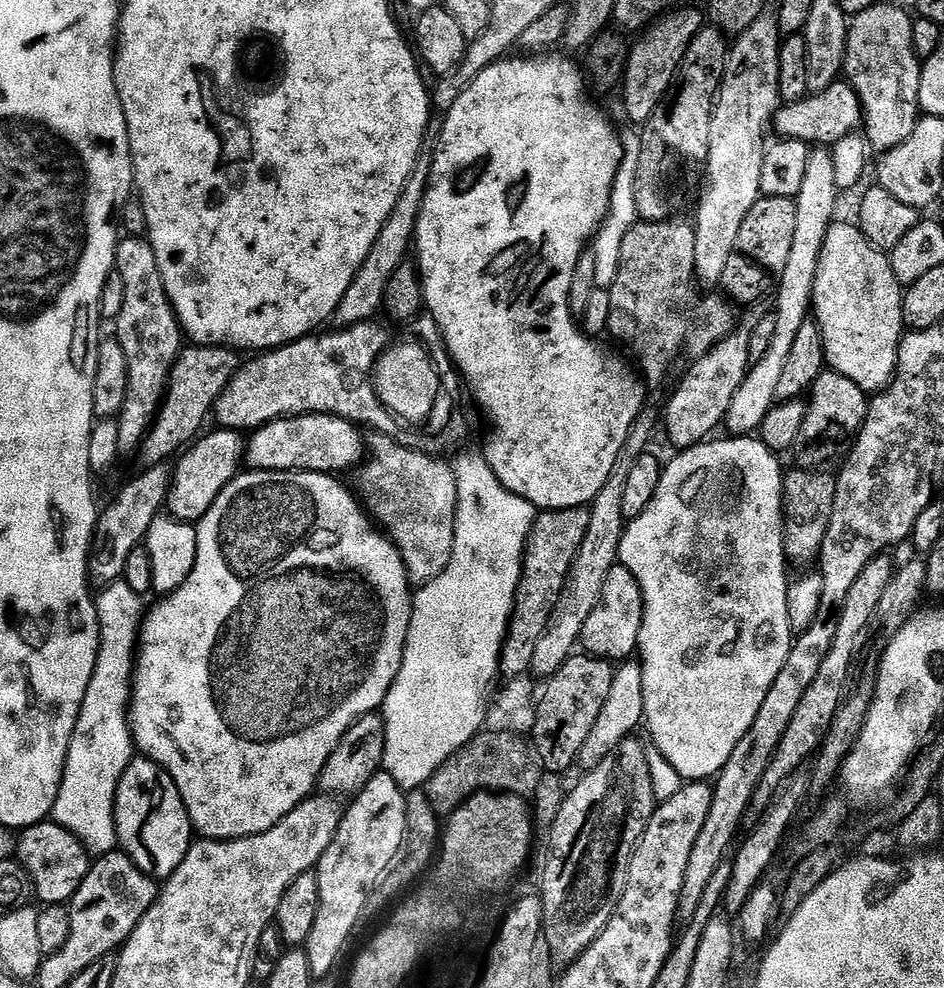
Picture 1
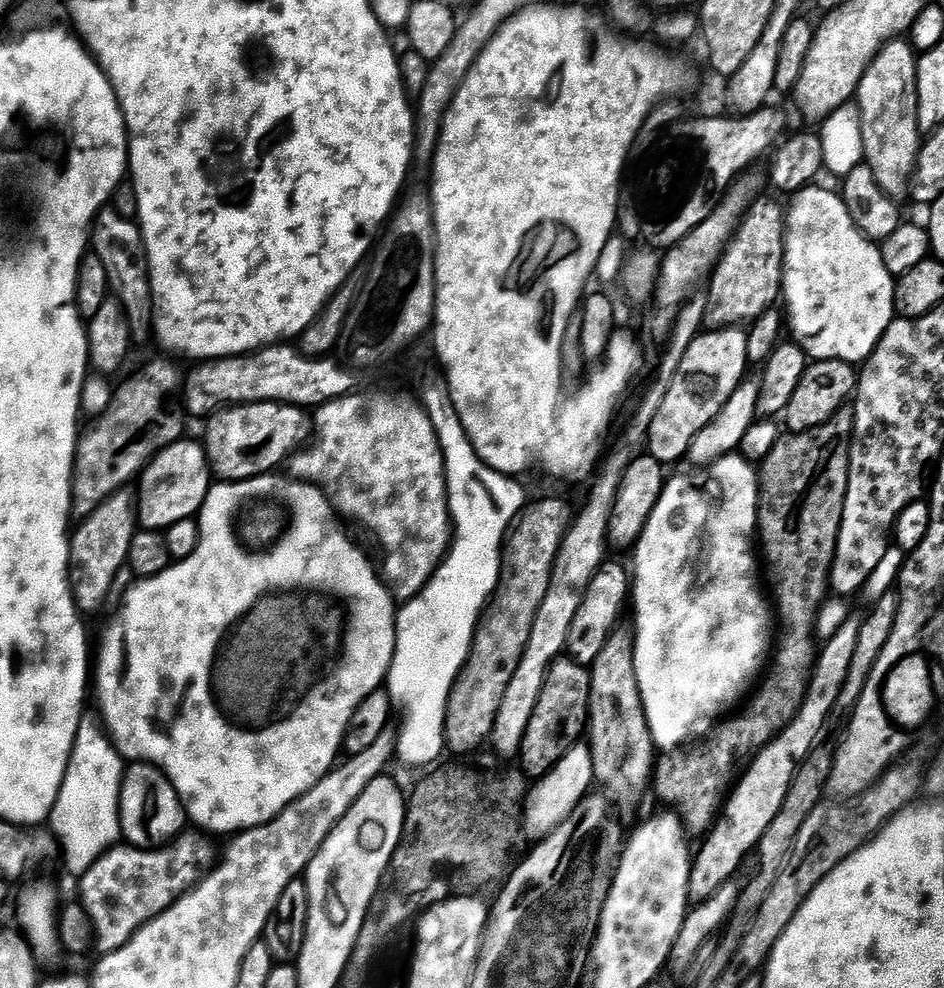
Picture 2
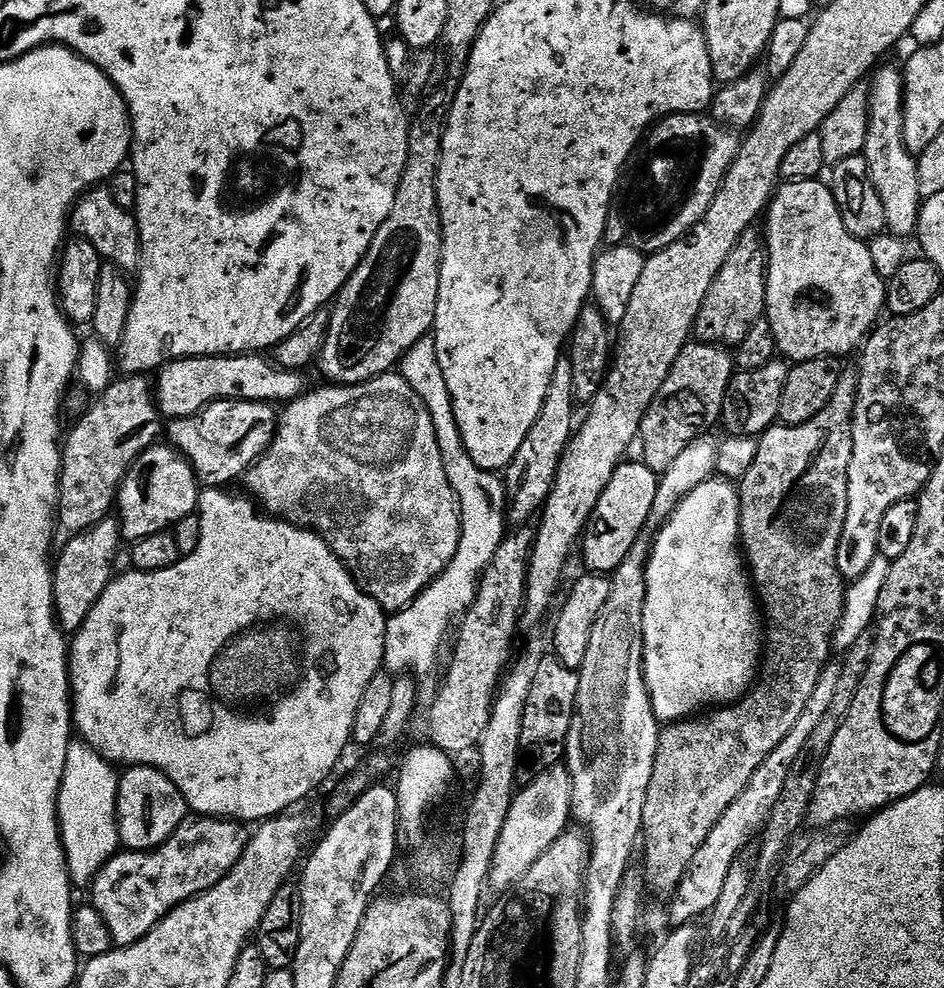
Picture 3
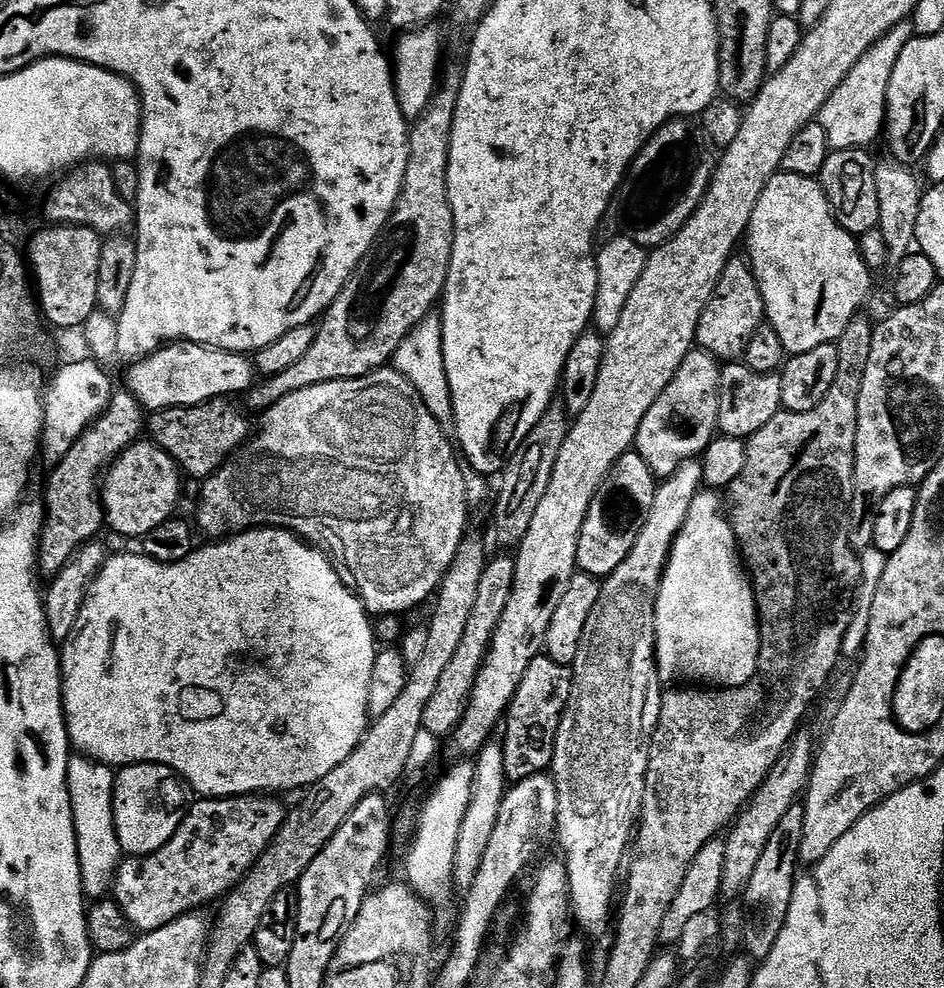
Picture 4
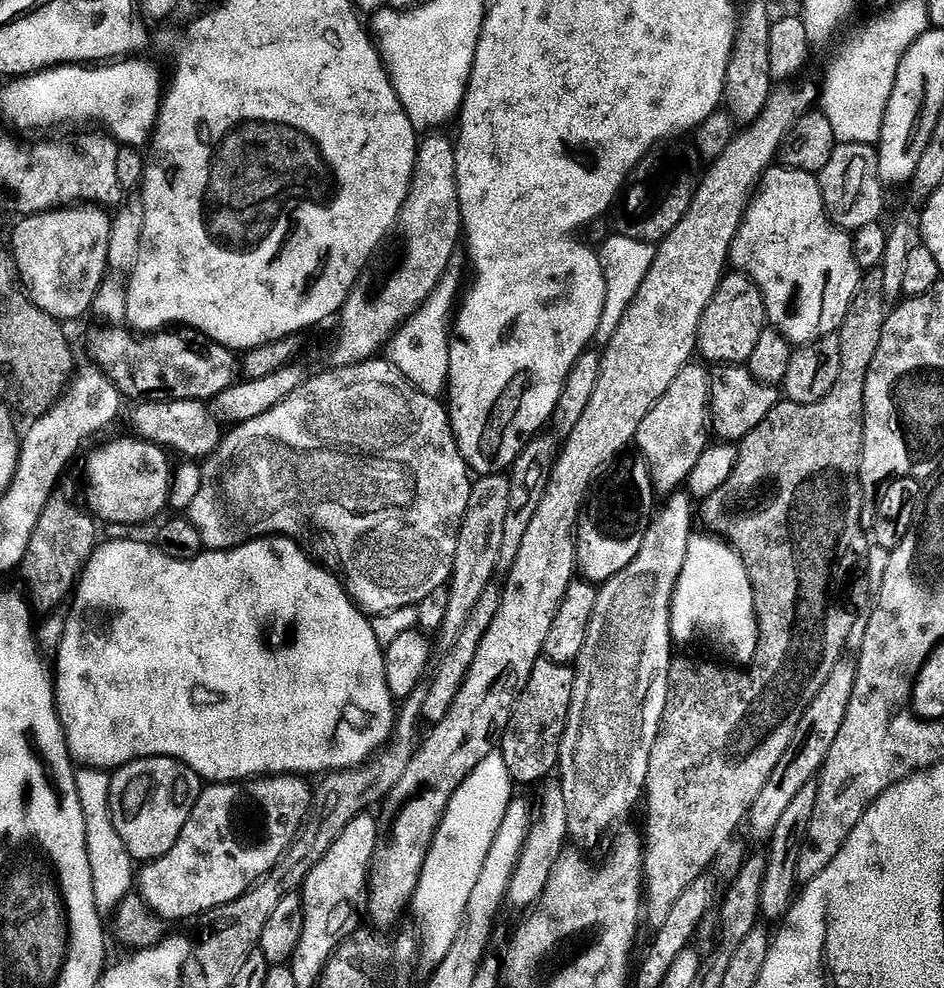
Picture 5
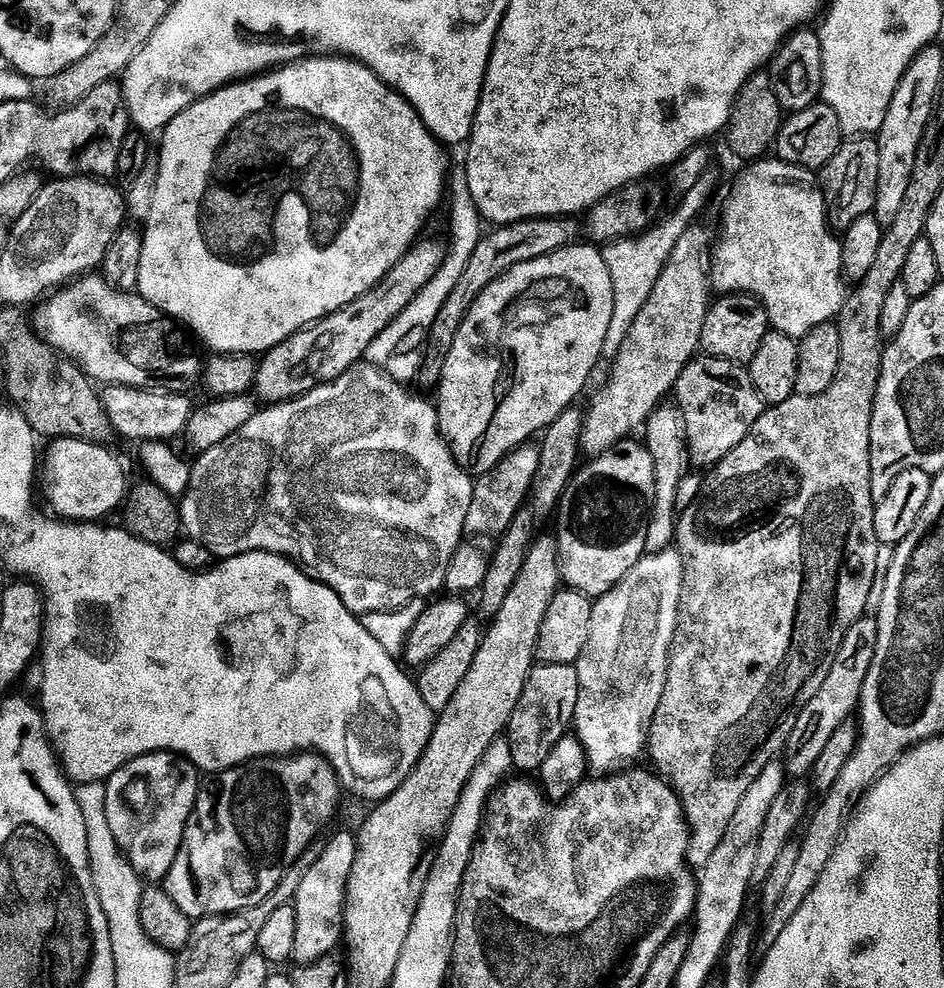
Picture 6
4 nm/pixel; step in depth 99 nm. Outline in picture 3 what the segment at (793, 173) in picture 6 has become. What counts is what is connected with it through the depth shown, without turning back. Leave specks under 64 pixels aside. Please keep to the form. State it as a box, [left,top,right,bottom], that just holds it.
[766,179,886,362]

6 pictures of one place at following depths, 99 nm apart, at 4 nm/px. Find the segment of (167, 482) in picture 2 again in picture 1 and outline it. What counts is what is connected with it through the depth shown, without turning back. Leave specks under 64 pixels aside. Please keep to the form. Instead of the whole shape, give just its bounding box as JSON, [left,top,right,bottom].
[166,430,246,521]

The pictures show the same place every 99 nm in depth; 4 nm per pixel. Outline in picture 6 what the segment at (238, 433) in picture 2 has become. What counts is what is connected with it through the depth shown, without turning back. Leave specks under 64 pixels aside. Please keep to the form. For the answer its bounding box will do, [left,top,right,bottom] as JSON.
[102,386,194,442]

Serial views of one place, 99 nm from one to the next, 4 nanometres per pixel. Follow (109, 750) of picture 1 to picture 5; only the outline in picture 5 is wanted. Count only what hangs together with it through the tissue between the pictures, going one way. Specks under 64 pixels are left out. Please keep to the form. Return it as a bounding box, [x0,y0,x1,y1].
[76,767,134,914]

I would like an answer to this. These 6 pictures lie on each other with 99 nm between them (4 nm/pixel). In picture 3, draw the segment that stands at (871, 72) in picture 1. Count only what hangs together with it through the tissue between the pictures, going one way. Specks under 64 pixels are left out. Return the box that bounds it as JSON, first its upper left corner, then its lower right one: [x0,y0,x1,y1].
[862,67,922,238]

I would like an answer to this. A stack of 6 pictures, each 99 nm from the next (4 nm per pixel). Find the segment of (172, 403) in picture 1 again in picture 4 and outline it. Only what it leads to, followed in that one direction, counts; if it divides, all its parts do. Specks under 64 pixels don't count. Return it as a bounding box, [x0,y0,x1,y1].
[38,390,146,577]

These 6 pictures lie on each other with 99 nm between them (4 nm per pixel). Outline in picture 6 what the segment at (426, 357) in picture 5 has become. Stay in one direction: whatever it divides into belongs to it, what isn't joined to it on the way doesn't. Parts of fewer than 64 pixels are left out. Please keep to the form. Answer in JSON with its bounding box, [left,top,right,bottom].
[367,174,482,382]

